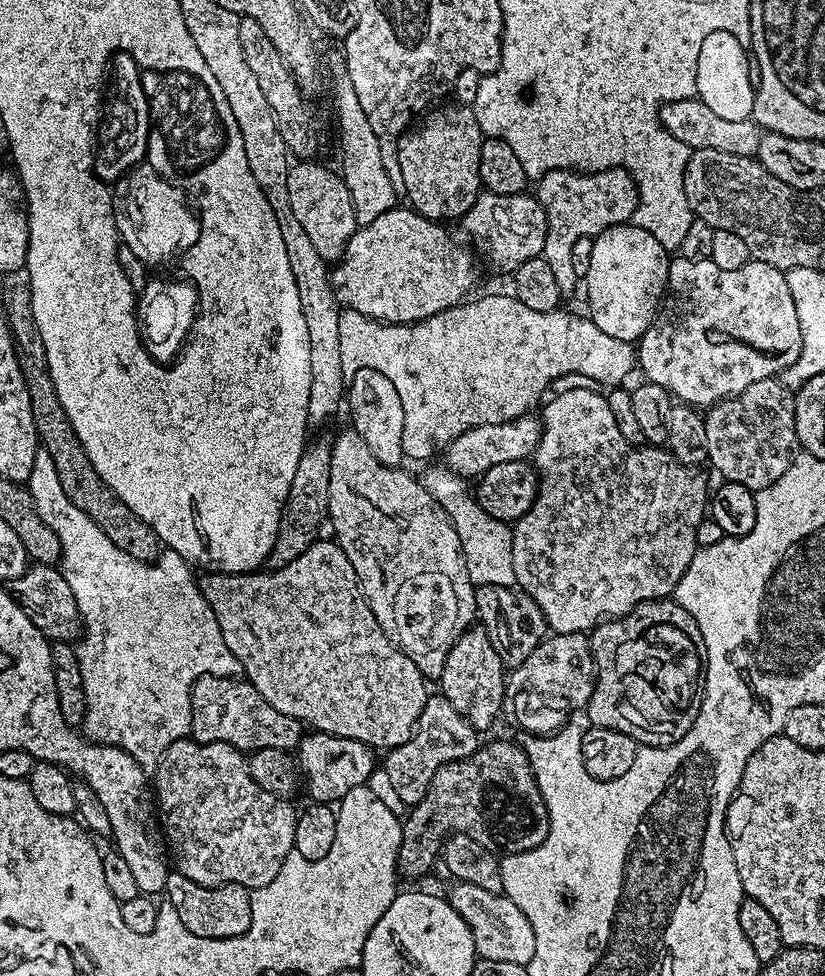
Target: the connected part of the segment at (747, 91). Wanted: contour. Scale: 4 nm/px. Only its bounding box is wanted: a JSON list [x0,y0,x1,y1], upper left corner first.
[695,31,756,122]

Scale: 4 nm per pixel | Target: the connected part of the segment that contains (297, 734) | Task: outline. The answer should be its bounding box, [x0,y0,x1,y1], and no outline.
[190,676,305,754]

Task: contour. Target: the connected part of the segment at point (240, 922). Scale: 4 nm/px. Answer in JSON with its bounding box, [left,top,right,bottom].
[163,870,252,938]

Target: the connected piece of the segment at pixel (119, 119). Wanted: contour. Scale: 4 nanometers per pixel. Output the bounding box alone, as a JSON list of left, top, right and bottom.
[94,53,148,182]

